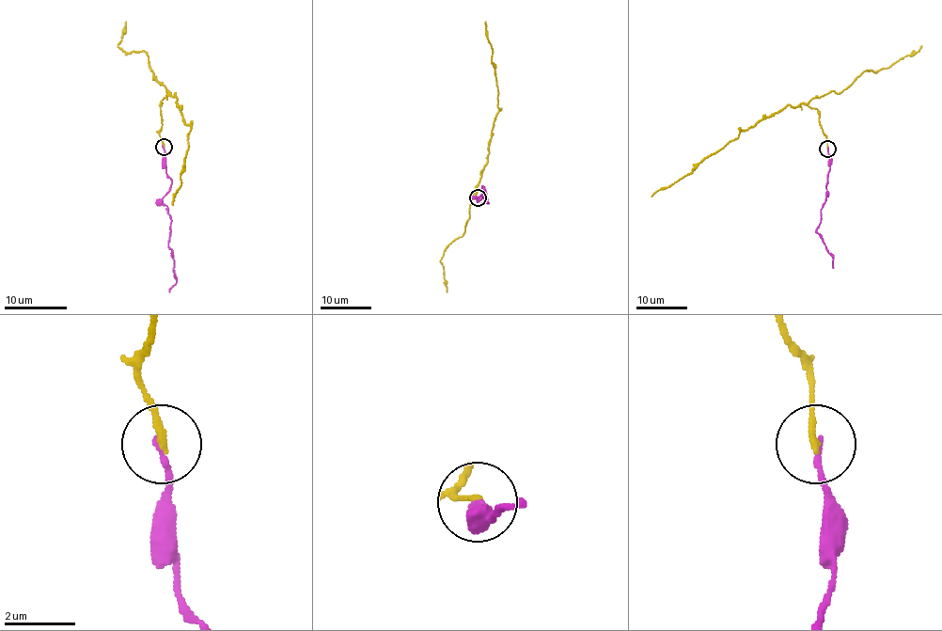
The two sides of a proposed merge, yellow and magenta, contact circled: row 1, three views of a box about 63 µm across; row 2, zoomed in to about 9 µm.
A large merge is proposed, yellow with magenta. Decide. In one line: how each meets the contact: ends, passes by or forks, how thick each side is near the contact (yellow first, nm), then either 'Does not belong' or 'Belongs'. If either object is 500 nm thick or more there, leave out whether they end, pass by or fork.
At the ring yellow ends. At the ring magenta ends. Thickness 200 nm (yellow) against 170 nm. Does not belong

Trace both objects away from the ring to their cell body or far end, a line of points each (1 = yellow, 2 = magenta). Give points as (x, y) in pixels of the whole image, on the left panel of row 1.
1: (164, 146), (159, 131), (161, 101), (175, 93), (182, 119), (190, 127), (180, 185), (173, 206)
2: (162, 146), (165, 173), (171, 181), (162, 202), (171, 221), (170, 249), (176, 279), (168, 291)

